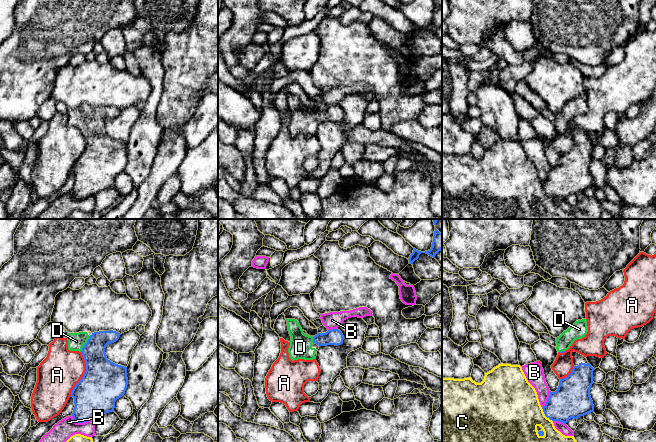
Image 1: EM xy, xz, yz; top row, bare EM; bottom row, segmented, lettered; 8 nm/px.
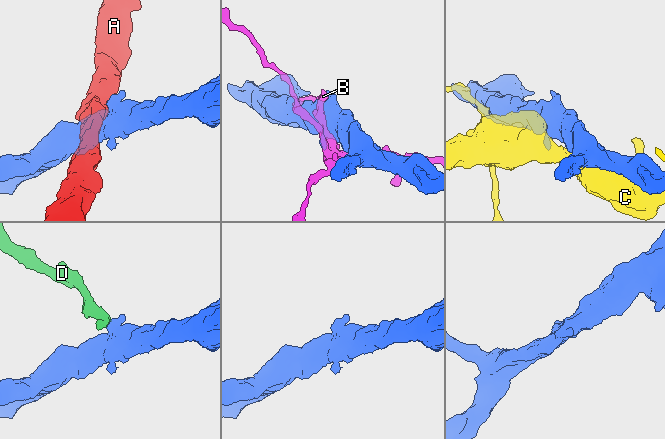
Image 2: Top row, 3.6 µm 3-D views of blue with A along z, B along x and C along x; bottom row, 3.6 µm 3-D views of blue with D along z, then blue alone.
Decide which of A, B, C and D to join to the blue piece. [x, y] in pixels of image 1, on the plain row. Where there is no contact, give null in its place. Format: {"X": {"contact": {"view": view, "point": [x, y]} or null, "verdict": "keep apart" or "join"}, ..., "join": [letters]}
{"A": {"contact": {"view": "xy", "point": [84, 150]}, "verdict": "keep apart"}, "B": {"contact": {"view": "xy", "point": [81, 198]}, "verdict": "keep apart"}, "C": {"contact": {"view": "yz", "point": [545, 191]}, "verdict": "keep apart"}, "D": {"contact": {"view": "xy", "point": [85, 120]}, "verdict": "join"}, "join": ["D"]}

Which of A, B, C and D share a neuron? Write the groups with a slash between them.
A / B / C / D

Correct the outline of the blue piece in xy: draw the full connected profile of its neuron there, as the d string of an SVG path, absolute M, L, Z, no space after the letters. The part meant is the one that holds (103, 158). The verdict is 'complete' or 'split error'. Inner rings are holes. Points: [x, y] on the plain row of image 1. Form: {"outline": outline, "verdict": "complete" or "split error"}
{"outline": "M113 106L94 108L90 112L87 108L68 109L68 126L81 128L86 140L86 147L70 172L74 174L72 192L76 199L84 199L99 191L113 188L116 176L124 172L128 161L127 143L111 138L105 129L106 122L116 118L120 111Z", "verdict": "split error"}

